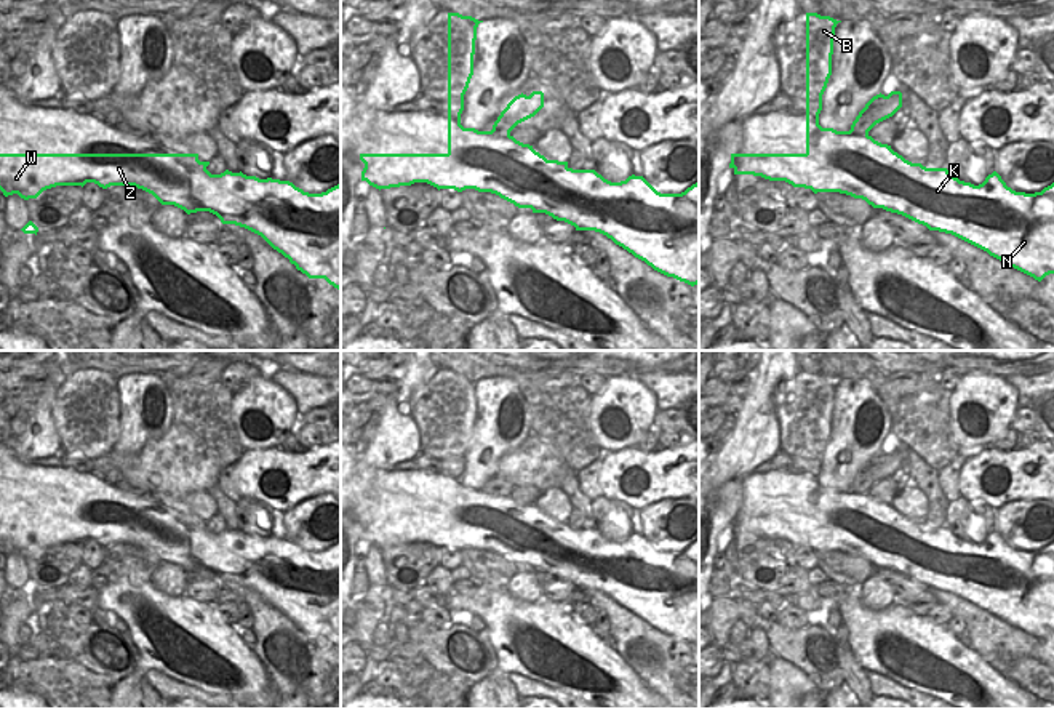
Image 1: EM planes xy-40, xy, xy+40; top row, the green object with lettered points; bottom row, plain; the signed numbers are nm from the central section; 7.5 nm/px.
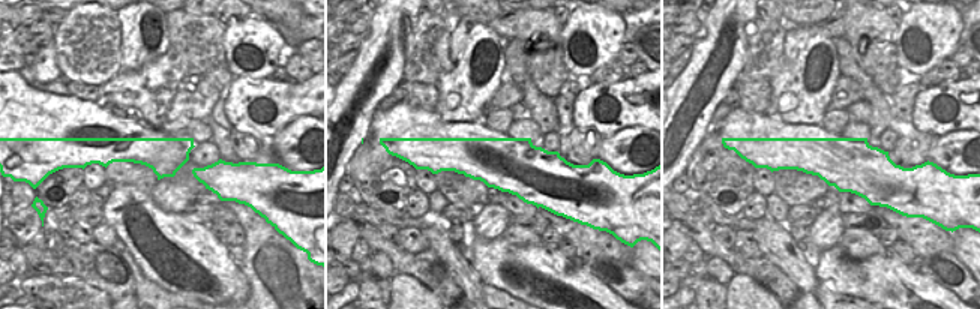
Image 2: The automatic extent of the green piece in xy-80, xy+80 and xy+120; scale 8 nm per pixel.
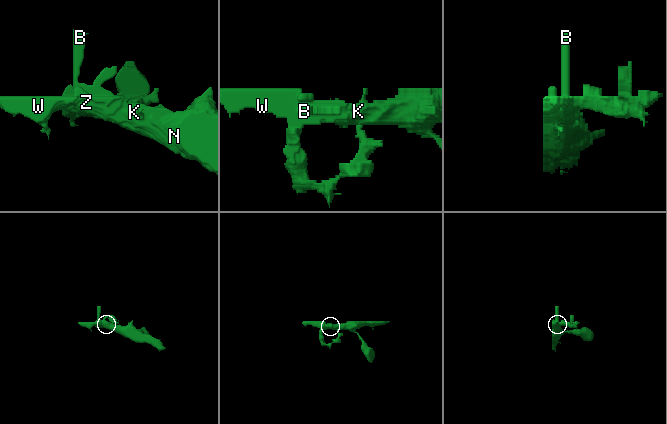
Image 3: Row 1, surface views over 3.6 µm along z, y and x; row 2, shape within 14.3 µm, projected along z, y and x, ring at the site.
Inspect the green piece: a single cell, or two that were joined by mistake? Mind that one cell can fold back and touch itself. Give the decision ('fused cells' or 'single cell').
single cell

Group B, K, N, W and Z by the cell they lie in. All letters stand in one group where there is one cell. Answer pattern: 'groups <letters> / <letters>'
groups B K N W Z

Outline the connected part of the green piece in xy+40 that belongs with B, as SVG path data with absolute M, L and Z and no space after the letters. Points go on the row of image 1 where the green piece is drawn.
M806 13L806 152L731 154L734 174L753 174L785 181L793 187L840 192L862 198L873 208L902 214L929 230L952 234L1041 282L1054 274L1054 182L1041 192L1016 192L993 171L979 186L960 181L947 168L926 168L875 141L868 131L902 107L902 93L873 96L859 112L849 131L819 125L822 94L832 75L835 27L841 21Z

